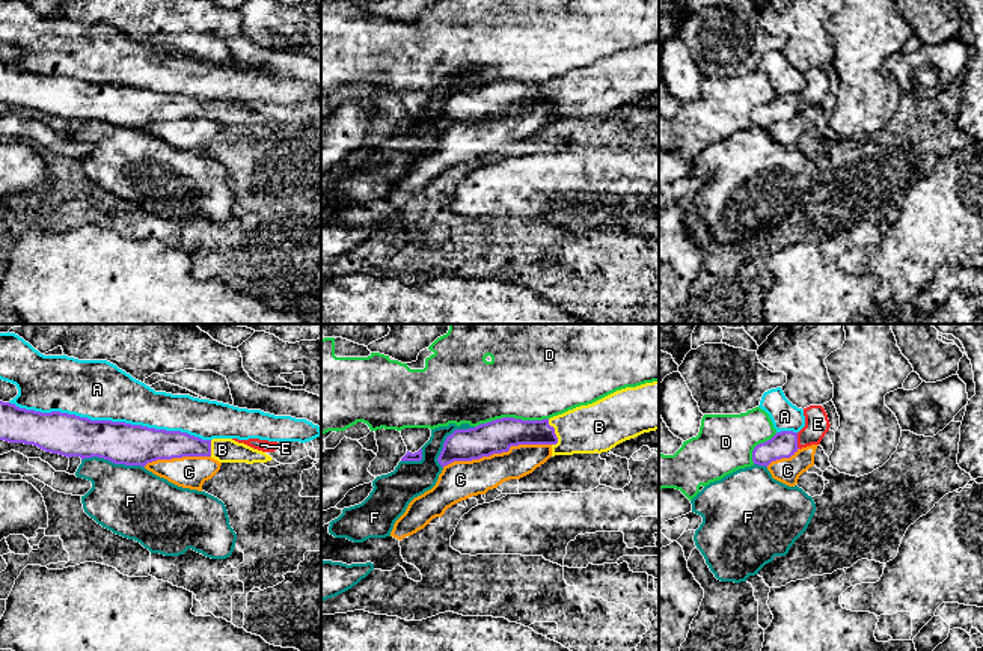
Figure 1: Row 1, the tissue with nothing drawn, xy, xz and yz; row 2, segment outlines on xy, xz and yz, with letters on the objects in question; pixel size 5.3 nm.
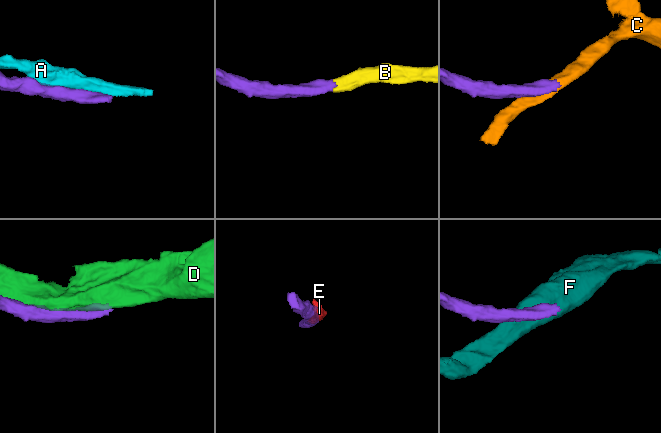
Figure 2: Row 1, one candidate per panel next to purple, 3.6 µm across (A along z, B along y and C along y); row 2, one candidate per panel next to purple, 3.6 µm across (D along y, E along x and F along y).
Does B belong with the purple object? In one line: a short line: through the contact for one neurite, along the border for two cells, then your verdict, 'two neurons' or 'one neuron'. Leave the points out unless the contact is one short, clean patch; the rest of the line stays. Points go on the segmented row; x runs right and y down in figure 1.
line xz (507, 431), (554, 433), (599, 427); one neuron

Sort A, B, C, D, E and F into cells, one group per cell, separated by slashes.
A / B / C / D / E / F

